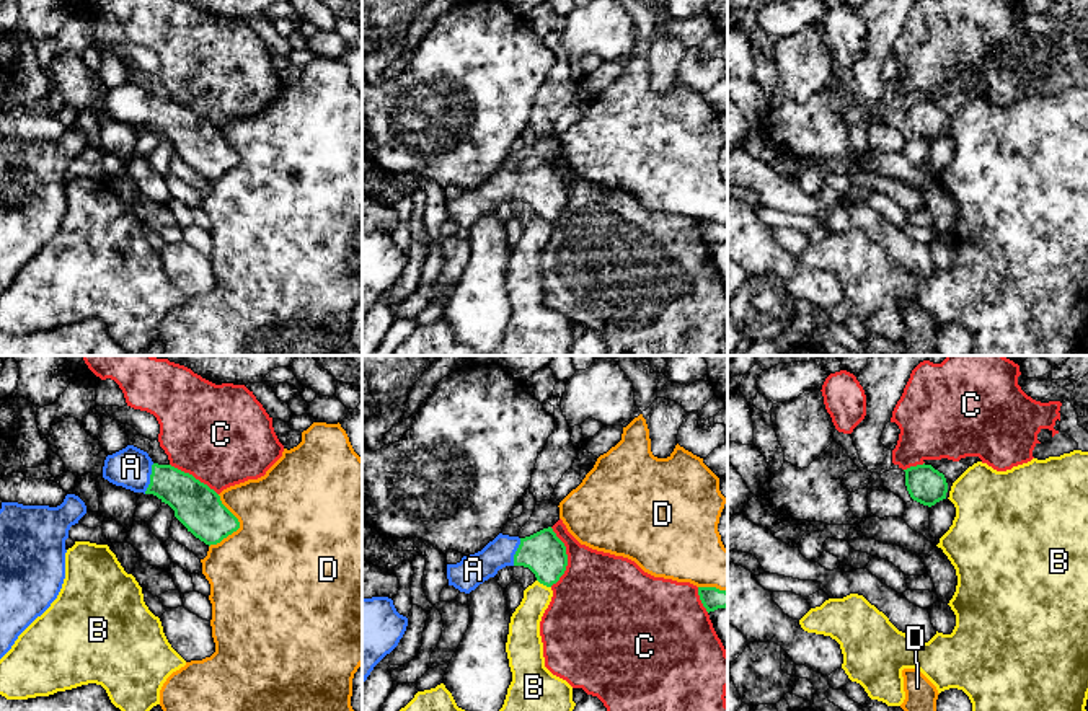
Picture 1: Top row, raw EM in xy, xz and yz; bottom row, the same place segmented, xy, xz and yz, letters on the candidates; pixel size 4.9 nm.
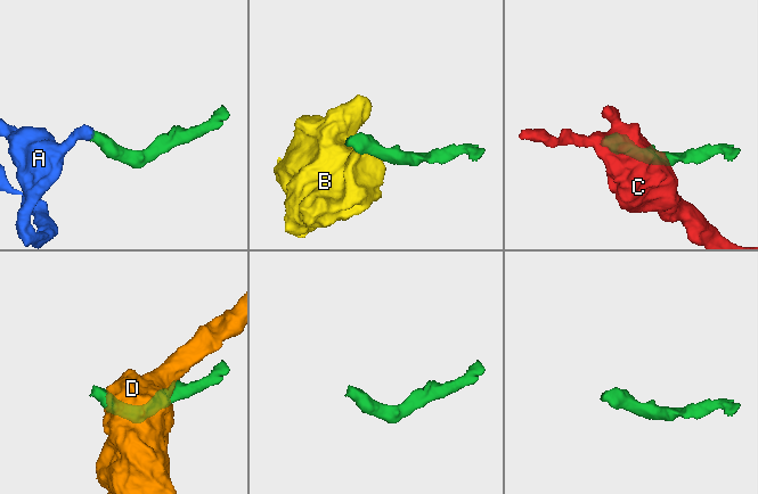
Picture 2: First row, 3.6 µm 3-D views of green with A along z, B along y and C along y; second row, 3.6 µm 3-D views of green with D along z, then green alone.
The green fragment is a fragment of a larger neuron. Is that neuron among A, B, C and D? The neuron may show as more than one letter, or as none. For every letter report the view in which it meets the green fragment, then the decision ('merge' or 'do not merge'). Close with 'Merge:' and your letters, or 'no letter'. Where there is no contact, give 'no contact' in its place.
A: meets green in xy; merge
B: meets green in xz; do not merge
C: meets green in xz; do not merge
D: meets green in xy; do not merge
Merge: A

